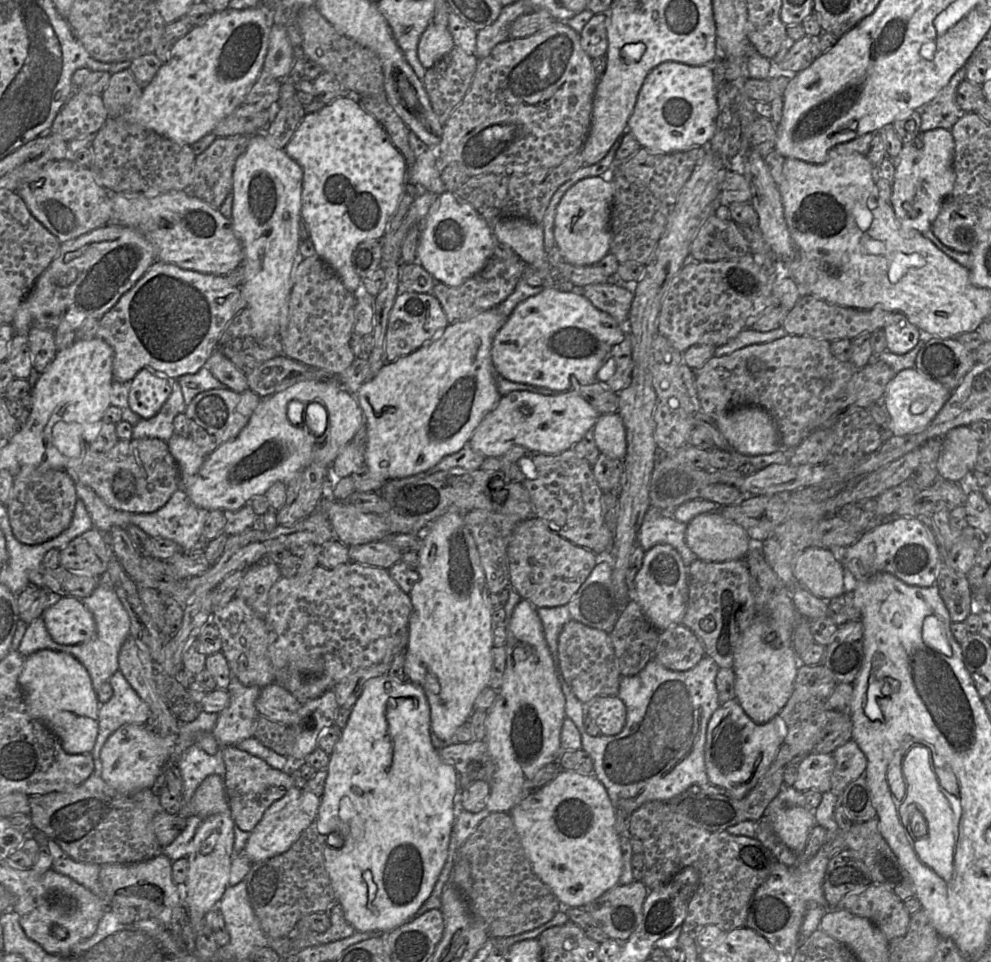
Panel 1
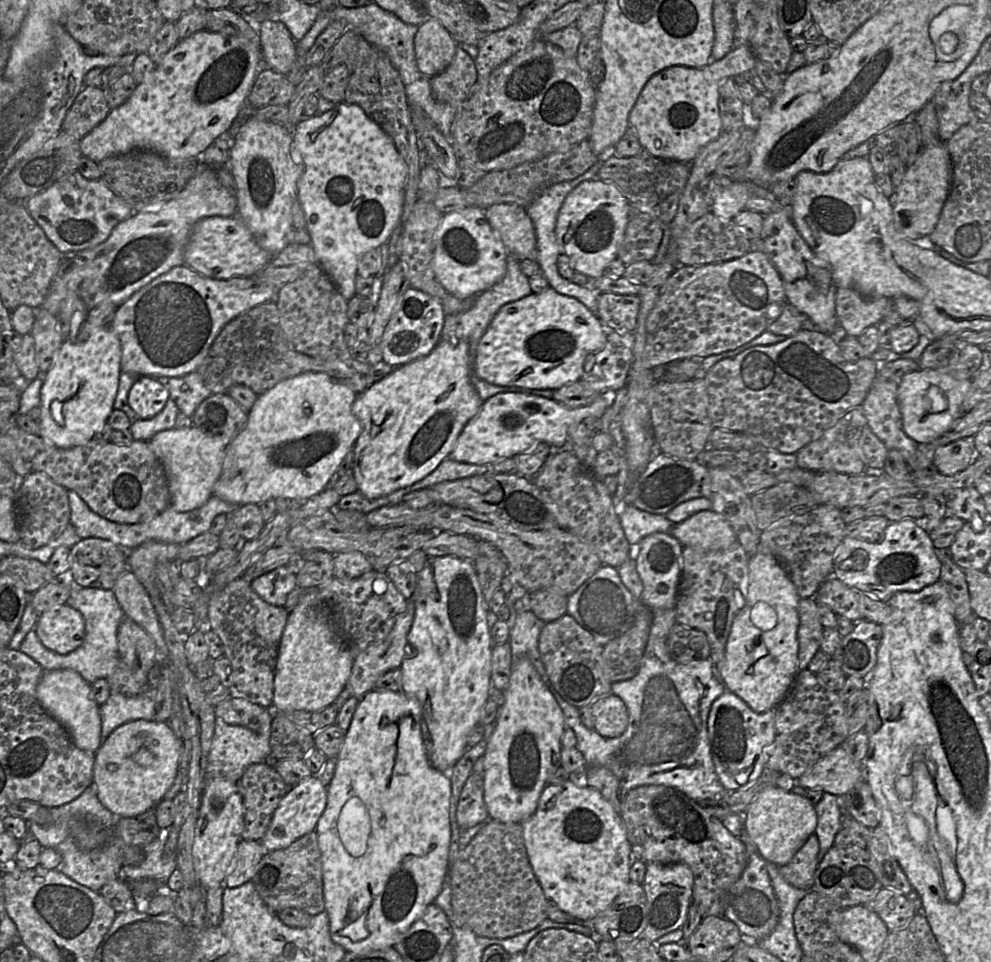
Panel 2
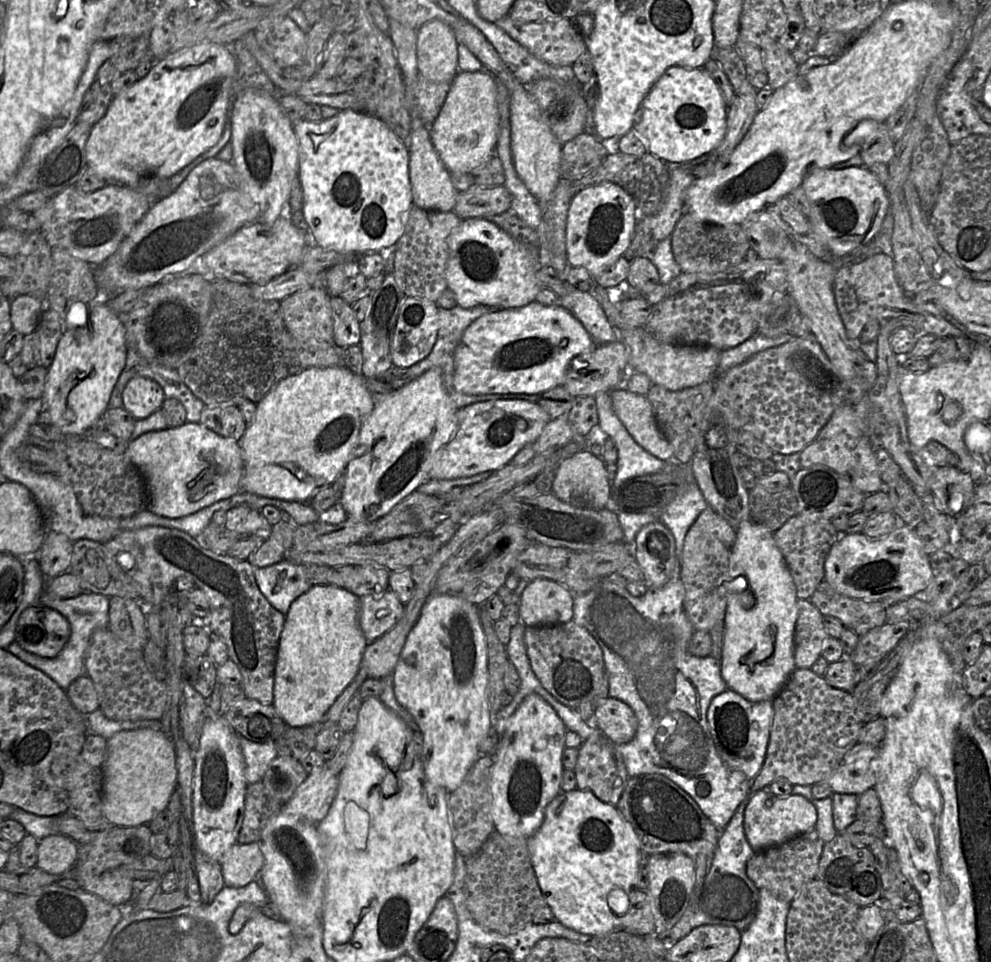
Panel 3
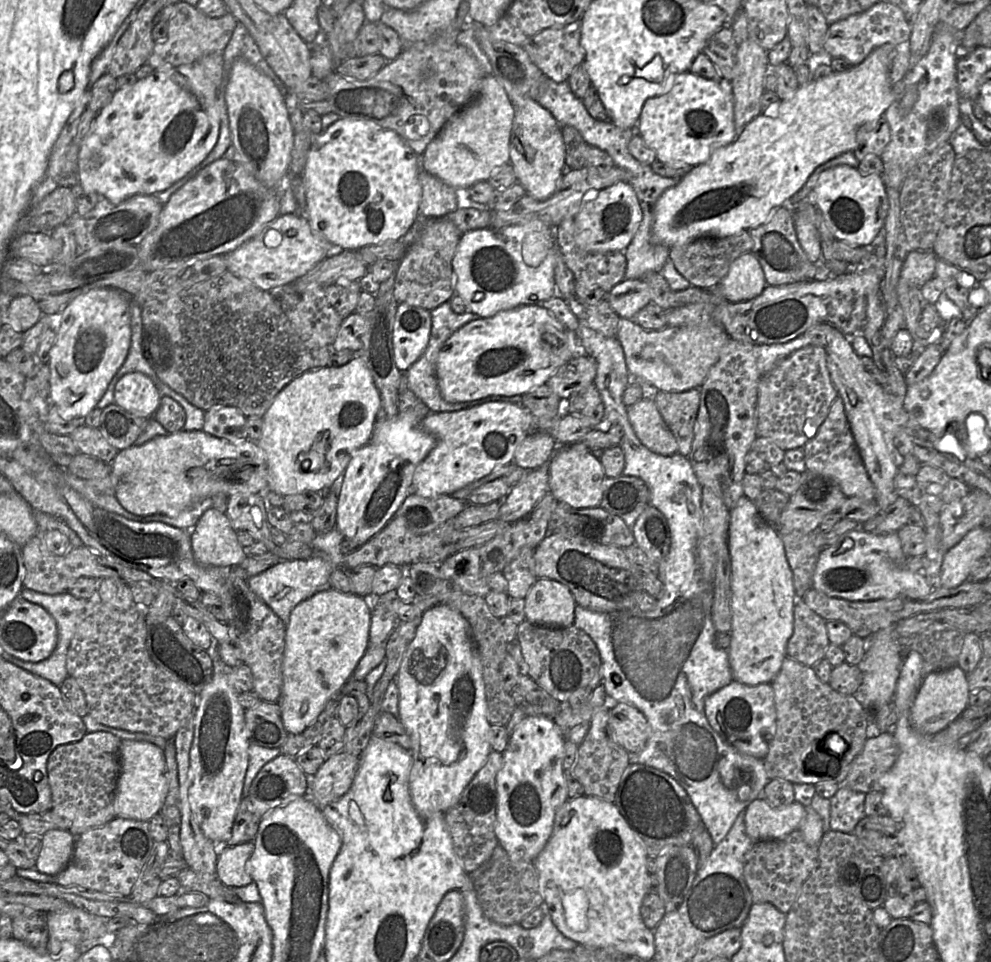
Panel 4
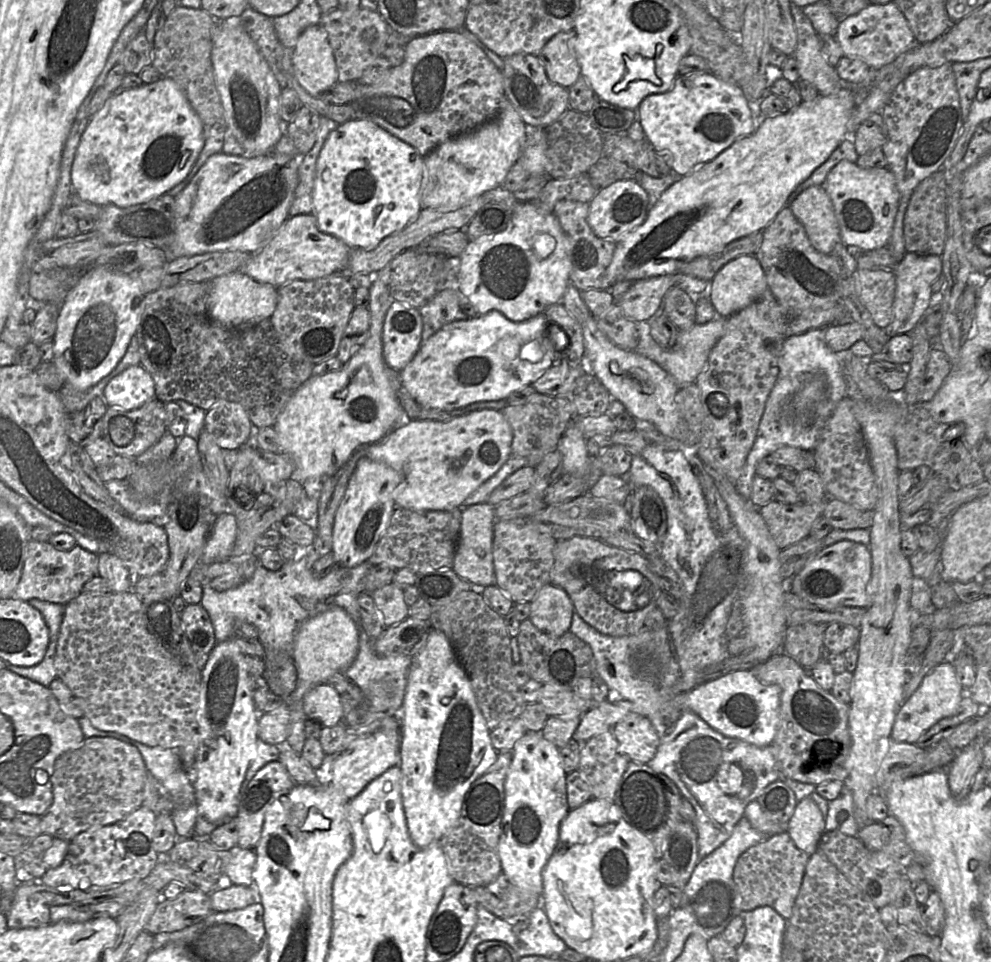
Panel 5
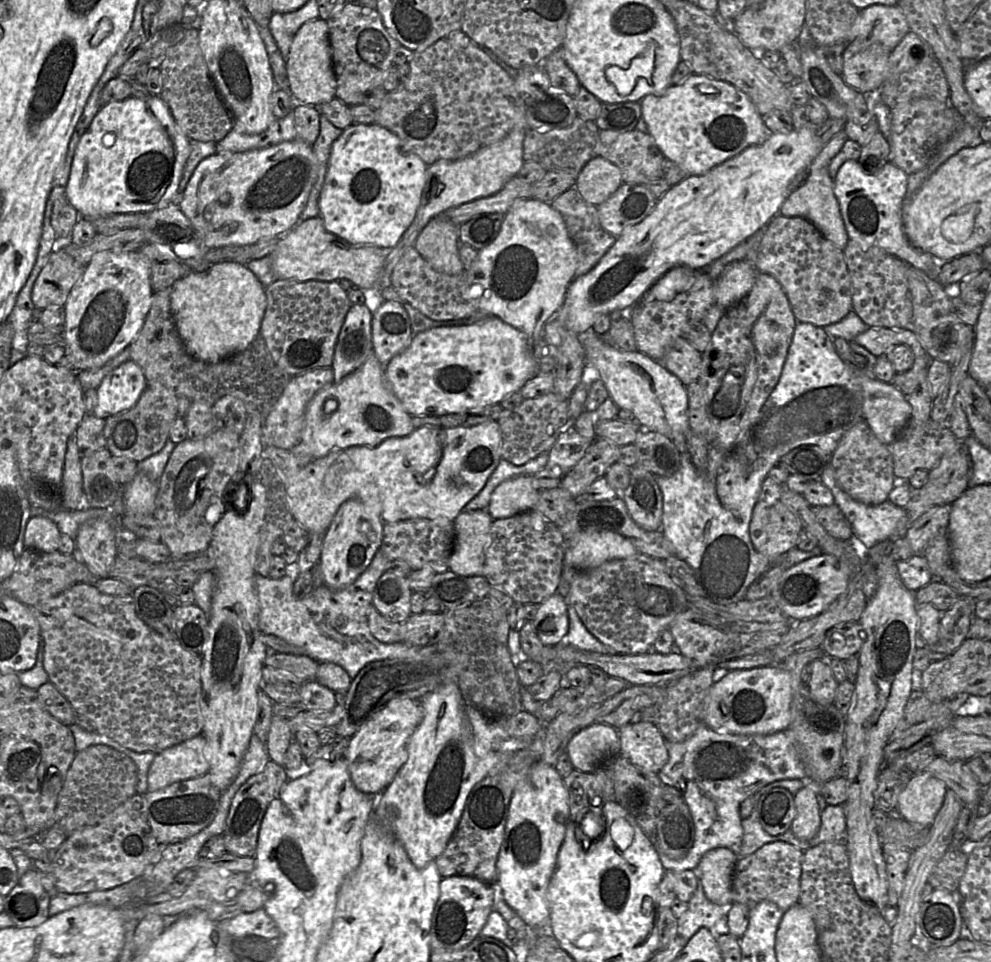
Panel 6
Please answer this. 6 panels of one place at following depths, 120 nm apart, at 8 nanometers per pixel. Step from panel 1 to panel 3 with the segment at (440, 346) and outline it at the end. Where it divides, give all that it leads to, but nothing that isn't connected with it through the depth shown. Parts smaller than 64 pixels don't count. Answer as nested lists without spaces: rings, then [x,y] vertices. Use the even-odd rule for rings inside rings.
[[[433,368],[402,388],[375,397],[375,406],[365,420],[349,462],[340,503],[347,518],[376,522],[428,479],[435,454],[457,430],[459,408],[443,386],[442,371]]]

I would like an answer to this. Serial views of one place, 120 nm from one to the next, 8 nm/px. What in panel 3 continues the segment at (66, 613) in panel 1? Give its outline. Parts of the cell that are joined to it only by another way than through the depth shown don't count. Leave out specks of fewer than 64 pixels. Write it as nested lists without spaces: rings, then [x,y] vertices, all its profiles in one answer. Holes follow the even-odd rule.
[[[37,605],[20,615],[15,640],[24,650],[44,658],[56,657],[71,634],[68,620],[58,611]]]

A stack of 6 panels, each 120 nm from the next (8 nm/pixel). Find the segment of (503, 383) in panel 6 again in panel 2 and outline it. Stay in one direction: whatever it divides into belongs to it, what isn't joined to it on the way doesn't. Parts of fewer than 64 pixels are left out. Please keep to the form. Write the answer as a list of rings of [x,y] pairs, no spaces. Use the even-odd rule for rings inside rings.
[[[548,285],[548,287],[541,293],[532,293],[529,296],[526,296],[515,302],[508,303],[501,307],[501,309],[497,312],[497,314],[490,322],[476,347],[475,354],[471,362],[471,370],[475,377],[497,386],[556,390],[566,384],[573,383],[581,379],[585,372],[584,364],[587,356],[595,354],[603,349],[607,341],[607,335],[608,330],[596,314],[591,312],[584,304],[582,304],[577,299],[562,295]]]

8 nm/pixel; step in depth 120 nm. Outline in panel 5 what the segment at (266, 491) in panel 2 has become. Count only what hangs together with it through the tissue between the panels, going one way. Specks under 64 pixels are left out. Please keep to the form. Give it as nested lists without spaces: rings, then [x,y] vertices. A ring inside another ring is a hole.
[[[377,276],[369,289],[370,329],[362,348],[339,370],[310,377],[289,399],[275,424],[280,452],[288,454],[295,465],[292,479],[303,484],[310,478],[326,478],[334,475],[358,448],[380,441],[396,428],[411,420],[404,412],[399,398],[387,376],[387,364],[382,352],[382,330],[390,307],[390,288]]]

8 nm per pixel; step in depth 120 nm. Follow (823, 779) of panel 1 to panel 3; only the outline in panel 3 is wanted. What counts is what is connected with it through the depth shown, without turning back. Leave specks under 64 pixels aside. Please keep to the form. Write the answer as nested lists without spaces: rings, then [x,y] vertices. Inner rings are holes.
[[[857,743],[850,749],[826,780],[832,791],[859,796],[868,789],[874,789],[874,759],[877,757],[878,747]]]

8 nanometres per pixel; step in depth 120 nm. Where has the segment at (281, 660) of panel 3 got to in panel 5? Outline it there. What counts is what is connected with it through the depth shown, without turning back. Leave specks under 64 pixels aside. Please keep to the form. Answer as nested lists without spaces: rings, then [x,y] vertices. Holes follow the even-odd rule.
[[[333,607],[319,613],[299,626],[292,651],[297,682],[295,691],[289,699],[291,726],[286,740],[296,753],[302,753],[306,741],[305,724],[308,717],[302,708],[304,695],[312,687],[326,683],[334,673],[345,671],[353,663],[358,652],[359,632],[359,625],[340,607]]]

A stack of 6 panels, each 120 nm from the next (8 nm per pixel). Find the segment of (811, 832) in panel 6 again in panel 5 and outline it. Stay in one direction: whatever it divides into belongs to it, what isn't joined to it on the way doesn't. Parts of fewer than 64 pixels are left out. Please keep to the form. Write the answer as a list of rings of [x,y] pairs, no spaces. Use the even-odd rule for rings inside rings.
[[[810,796],[798,801],[787,823],[787,833],[797,848],[812,855],[824,832],[825,821],[815,801]]]

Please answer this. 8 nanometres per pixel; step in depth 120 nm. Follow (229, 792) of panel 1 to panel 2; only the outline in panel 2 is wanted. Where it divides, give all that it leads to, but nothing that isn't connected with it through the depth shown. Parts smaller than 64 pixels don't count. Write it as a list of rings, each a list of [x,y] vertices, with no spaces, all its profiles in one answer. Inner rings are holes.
[[[267,763],[250,764],[236,784],[244,806],[241,839],[261,841],[289,786]]]

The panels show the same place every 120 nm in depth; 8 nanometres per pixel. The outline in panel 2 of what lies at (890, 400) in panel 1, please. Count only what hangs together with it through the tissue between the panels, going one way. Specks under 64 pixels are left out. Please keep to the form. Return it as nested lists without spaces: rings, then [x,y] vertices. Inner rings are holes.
[[[919,368],[904,374],[899,381],[897,401],[906,435],[917,443],[927,443],[948,432],[964,415],[961,405],[970,385],[971,379],[957,379],[936,370]]]

